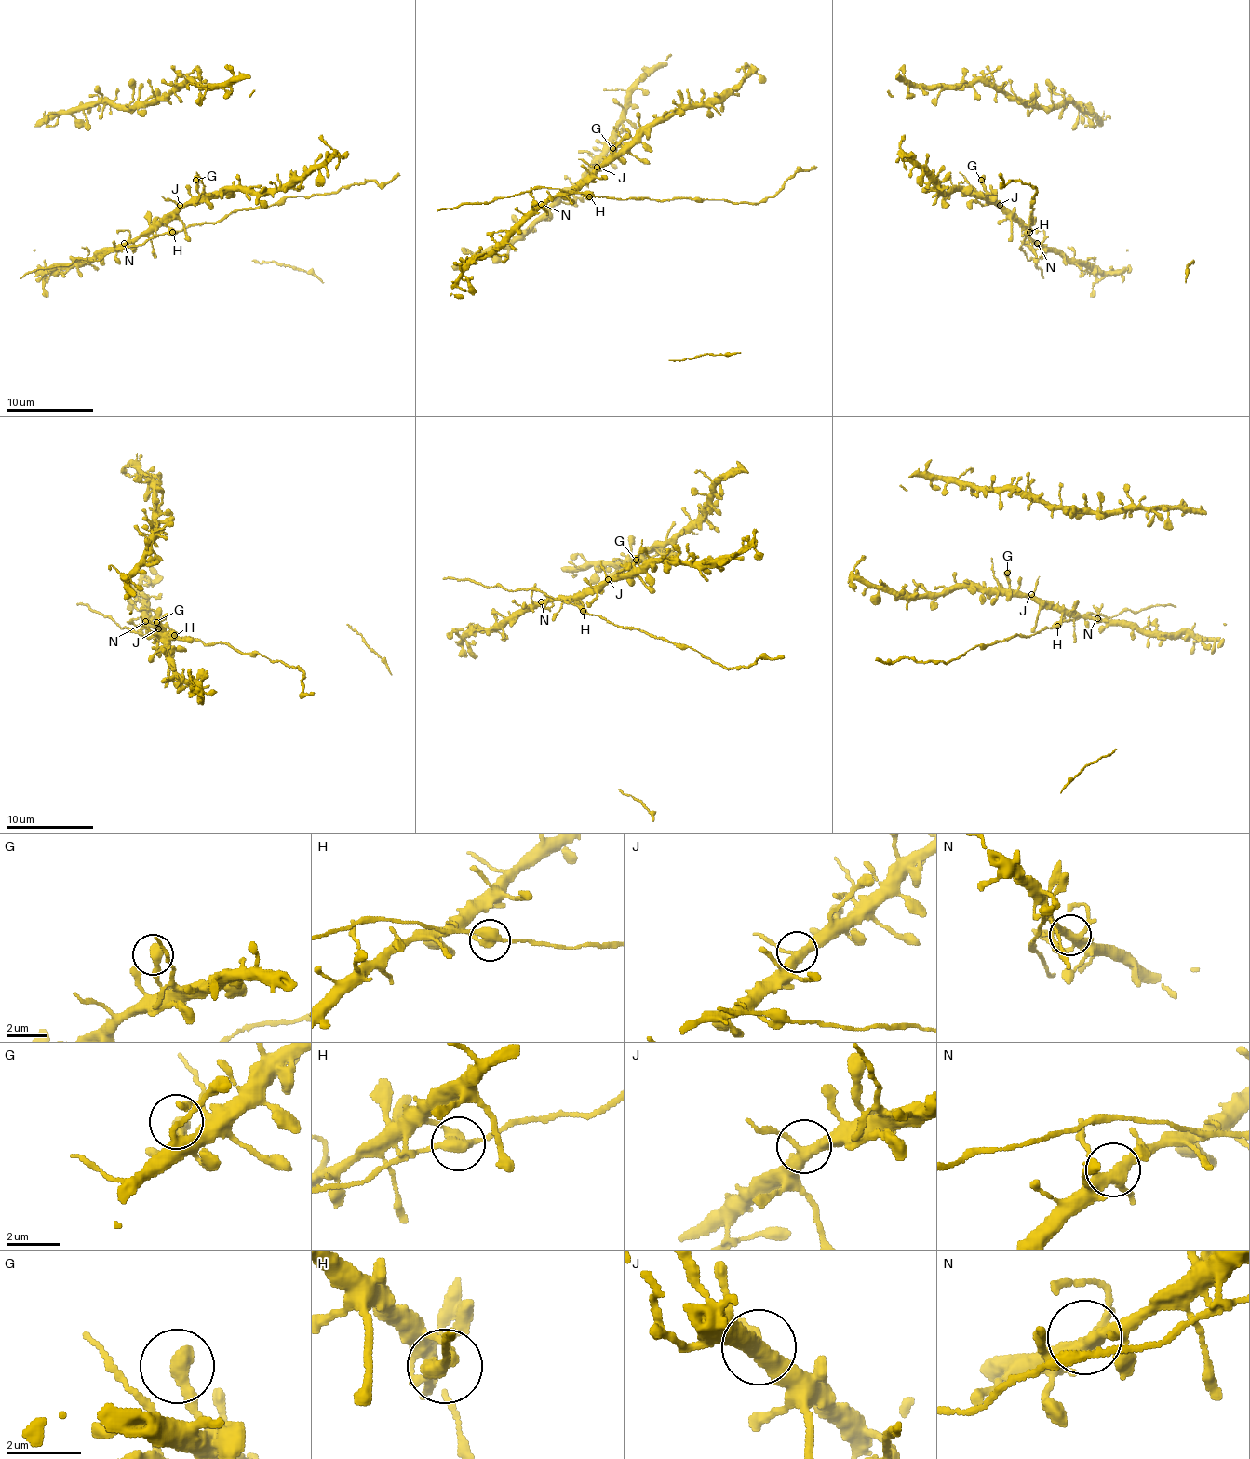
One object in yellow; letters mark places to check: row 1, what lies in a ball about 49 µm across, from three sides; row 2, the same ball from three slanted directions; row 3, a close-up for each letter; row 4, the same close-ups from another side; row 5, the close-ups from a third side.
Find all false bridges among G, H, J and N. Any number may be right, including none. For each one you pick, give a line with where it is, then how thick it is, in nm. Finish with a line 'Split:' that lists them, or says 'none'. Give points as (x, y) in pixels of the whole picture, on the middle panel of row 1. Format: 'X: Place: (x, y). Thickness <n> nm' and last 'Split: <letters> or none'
H: Place: (589, 196). Thickness 360 nm
Split: H

